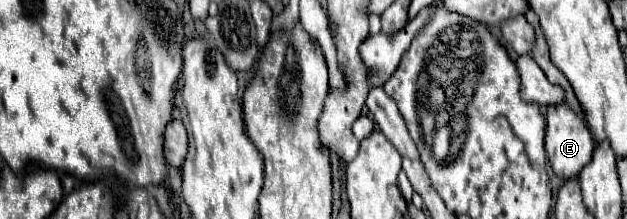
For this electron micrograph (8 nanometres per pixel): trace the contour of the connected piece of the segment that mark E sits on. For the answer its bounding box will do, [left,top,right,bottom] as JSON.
[546,105,594,179]

